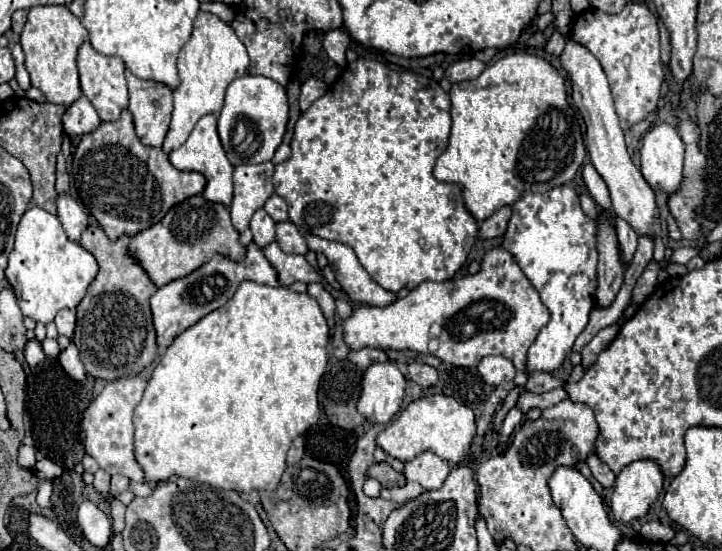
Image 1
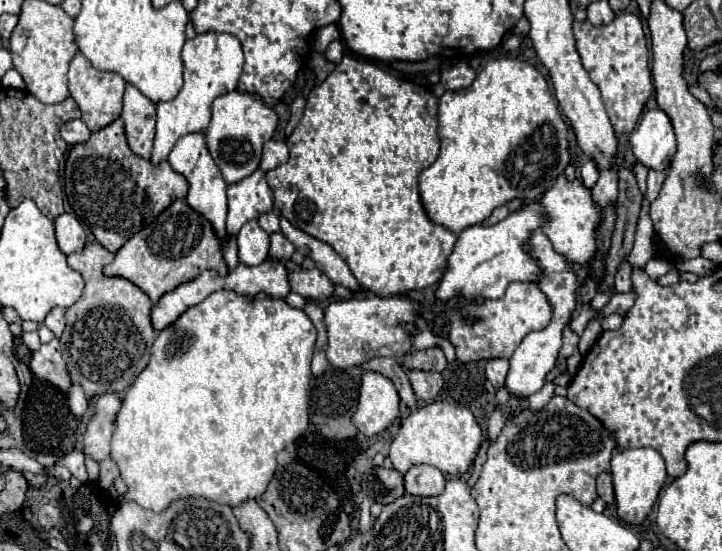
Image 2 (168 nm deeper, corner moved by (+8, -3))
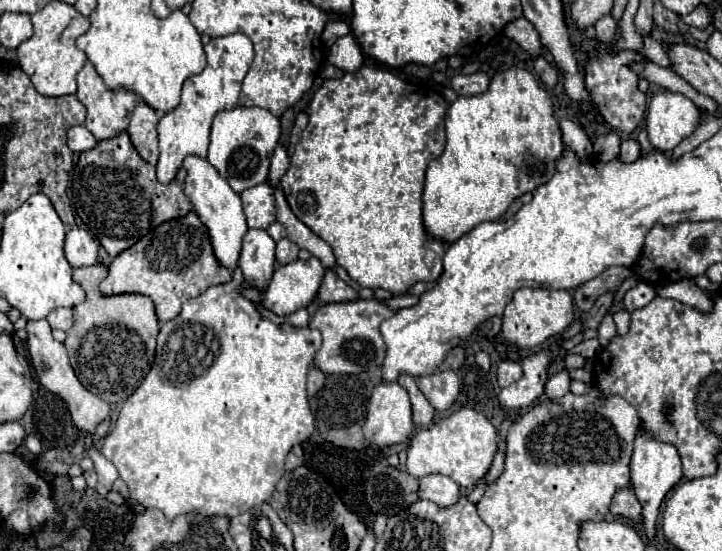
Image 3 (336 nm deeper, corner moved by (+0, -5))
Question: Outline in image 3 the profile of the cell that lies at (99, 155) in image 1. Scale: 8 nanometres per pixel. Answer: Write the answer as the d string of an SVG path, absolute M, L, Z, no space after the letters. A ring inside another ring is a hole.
M121 132L117 138L101 140L95 148L79 156L71 182L73 204L79 218L107 250L109 258L115 258L139 242L151 228L187 216L193 210L191 200L183 194L185 176L187 172L181 168L171 184L161 184L155 178L155 168L133 148L129 134Z

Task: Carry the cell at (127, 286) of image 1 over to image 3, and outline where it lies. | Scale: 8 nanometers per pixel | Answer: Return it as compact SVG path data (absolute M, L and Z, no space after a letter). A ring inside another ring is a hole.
M95 264L73 270L73 280L85 290L83 304L73 308L75 324L67 332L65 346L79 382L109 404L125 402L151 370L159 320L153 302L141 294L101 296L99 284L107 276L107 266Z

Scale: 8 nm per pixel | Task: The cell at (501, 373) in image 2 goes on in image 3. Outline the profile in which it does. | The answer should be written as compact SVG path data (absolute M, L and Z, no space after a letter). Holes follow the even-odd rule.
M503 360L503 362L499 364L499 368L497 368L497 380L499 380L499 386L501 386L501 388L517 382L521 376L523 376L523 370L521 370L521 364L519 364L519 362Z

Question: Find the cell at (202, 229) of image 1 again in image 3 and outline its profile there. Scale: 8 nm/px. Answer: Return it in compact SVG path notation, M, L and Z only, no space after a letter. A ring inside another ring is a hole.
M195 212L185 218L165 222L143 236L137 244L123 250L109 264L109 274L101 282L99 290L103 296L117 294L143 294L149 296L155 304L159 322L173 320L183 306L185 294L189 298L203 294L207 288L229 282L229 270L223 268L213 256L209 242L209 232Z

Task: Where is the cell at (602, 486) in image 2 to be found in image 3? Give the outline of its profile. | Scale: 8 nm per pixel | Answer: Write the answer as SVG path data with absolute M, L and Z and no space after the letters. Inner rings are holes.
M619 490L611 502L611 508L609 512L613 516L623 516L623 518L631 518L635 522L643 522L643 516L641 516L641 504L637 500L637 496L631 492L631 490Z

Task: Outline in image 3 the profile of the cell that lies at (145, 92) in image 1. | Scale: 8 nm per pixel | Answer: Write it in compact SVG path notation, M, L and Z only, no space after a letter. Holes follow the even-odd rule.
M139 102L131 114L131 122L127 128L127 134L129 134L135 150L151 166L155 166L157 158L159 158L157 122L159 122L157 112L153 108L149 108L145 102Z

